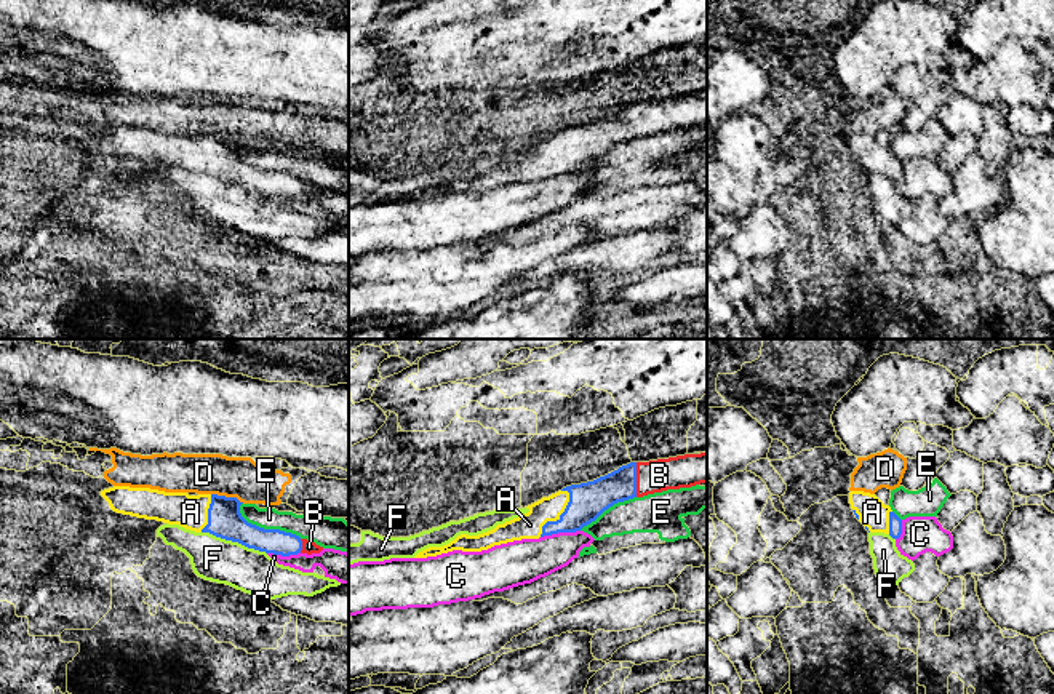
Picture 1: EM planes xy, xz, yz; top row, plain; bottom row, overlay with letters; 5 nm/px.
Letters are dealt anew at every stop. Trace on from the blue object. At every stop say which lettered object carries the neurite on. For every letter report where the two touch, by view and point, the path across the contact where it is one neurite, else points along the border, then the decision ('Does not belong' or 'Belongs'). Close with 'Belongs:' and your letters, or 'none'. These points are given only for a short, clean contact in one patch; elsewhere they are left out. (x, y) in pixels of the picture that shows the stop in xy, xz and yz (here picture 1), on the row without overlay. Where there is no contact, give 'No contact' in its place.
A: Touches blue at xz (560, 159). Path across: xz (587, 143), (560, 159), (546, 159), (530, 167). Belongs
B: Touches blue at xz (635, 122). Path across: xz (590, 141), (635, 122), (659, 117). Belongs
C: Touches blue at xz (560, 173). Does not belong
D: Touches blue at xy (227, 139). Boundary: xy (211, 135), (235, 138), (243, 144). Does not belong
E: Touches blue at xy (267, 171). Does not belong
F: Touches blue at xy (234, 183). Does not belong
Belongs: A, B

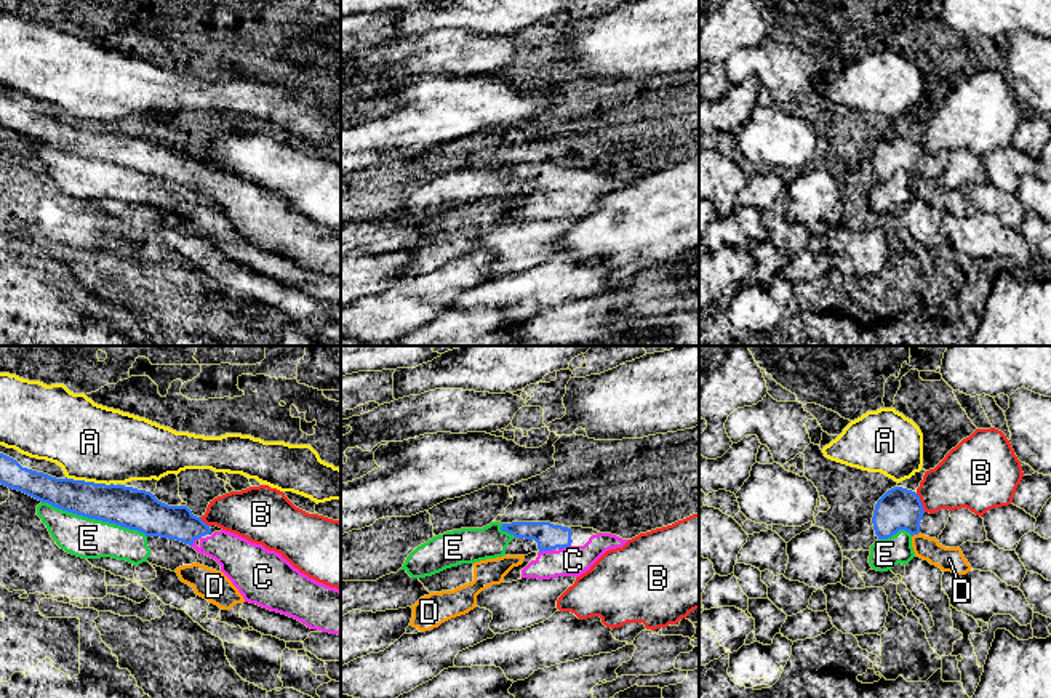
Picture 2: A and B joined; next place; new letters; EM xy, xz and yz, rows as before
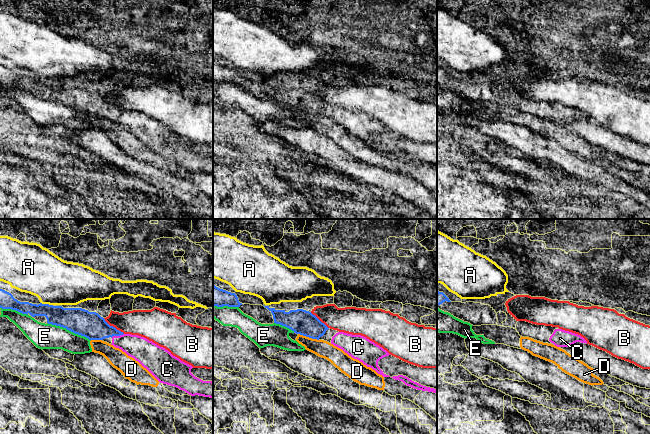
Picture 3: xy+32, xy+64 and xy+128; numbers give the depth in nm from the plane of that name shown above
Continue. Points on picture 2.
A: Touches blue at xy (90, 124). Does not belong
B: Touches blue at yz (920, 144). Boundary: yz (915, 135), (925, 152). Does not belong
C: Touches blue at xz (546, 191). Path across: xz (549, 178), (546, 191), (557, 202), (573, 202). Belongs
D: Touches blue at yz (915, 175). Boundary: yz (919, 173), (912, 178). Does not belong
E: Touches blue at xy (95, 159). Does not belong
Belongs: C

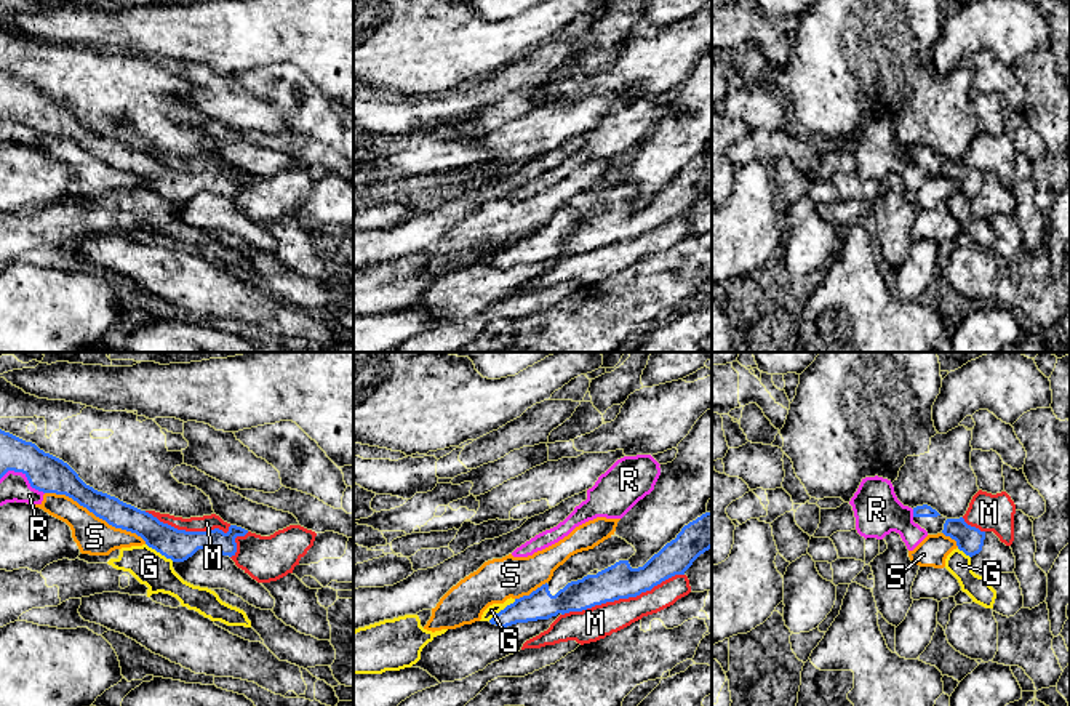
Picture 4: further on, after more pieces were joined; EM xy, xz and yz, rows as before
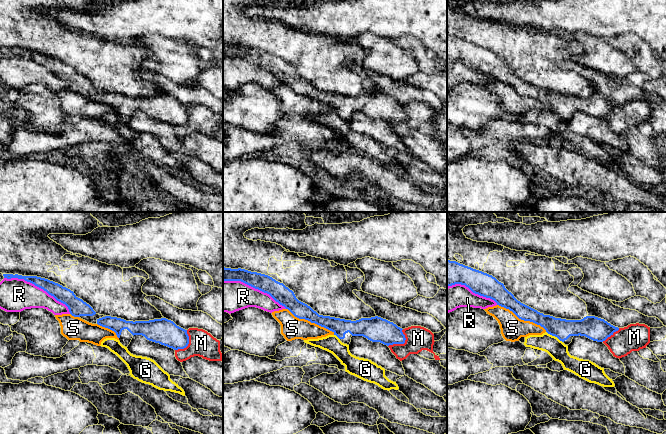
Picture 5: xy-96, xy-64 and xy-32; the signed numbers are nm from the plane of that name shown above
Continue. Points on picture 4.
G: Touches blue at xz (501, 252). Boundary: xz (515, 240), (488, 261). Does not belong
M: Touches blue at xz (622, 239). Does not belong
R: Touches blue at xy (26, 117). Does not belong
S: Touches blue at xy (96, 157). Does not belong
Belongs: none

